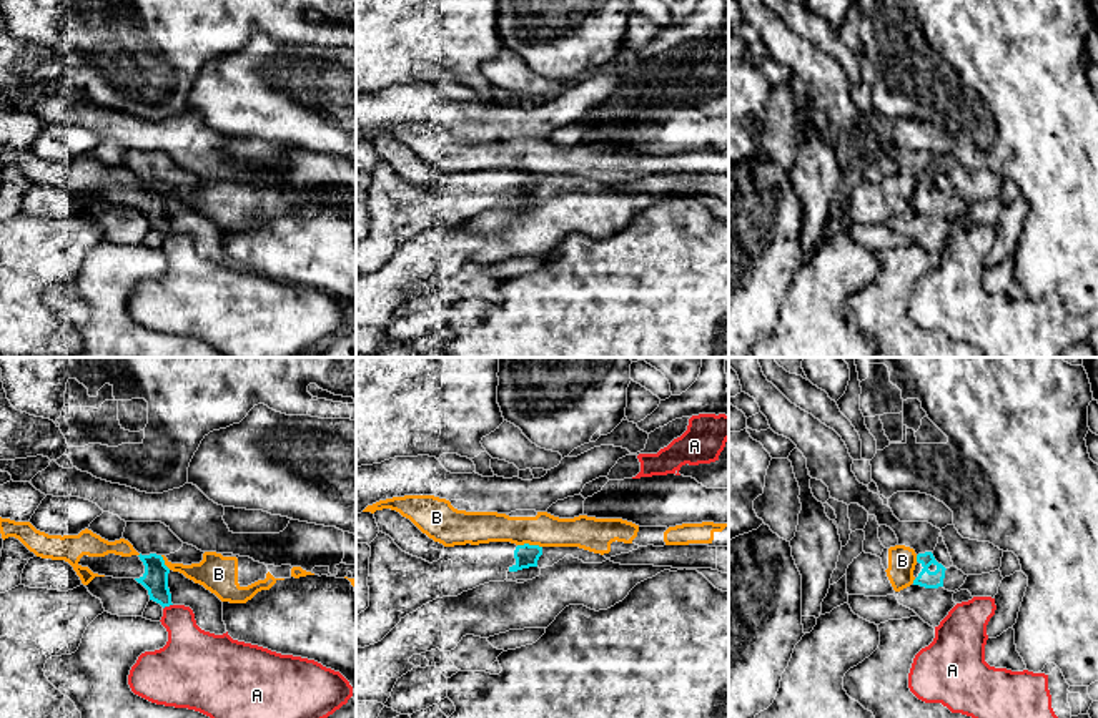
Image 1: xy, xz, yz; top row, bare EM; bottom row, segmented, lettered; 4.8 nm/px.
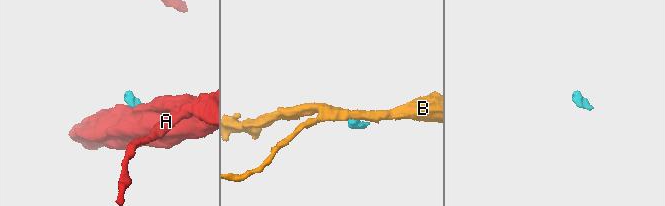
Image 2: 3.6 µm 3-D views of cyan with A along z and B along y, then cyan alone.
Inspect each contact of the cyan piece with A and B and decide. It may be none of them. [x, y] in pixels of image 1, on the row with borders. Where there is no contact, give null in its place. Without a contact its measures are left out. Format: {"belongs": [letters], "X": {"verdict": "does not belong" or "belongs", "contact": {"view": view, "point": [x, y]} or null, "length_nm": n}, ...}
{"belongs": [], "A": {"verdict": "does not belong", "contact": {"view": "xy", "point": [167, 605]}, "length_nm": 50}, "B": {"verdict": "does not belong", "contact": {"view": "xz", "point": [528, 544]}, "length_nm": 120}}

